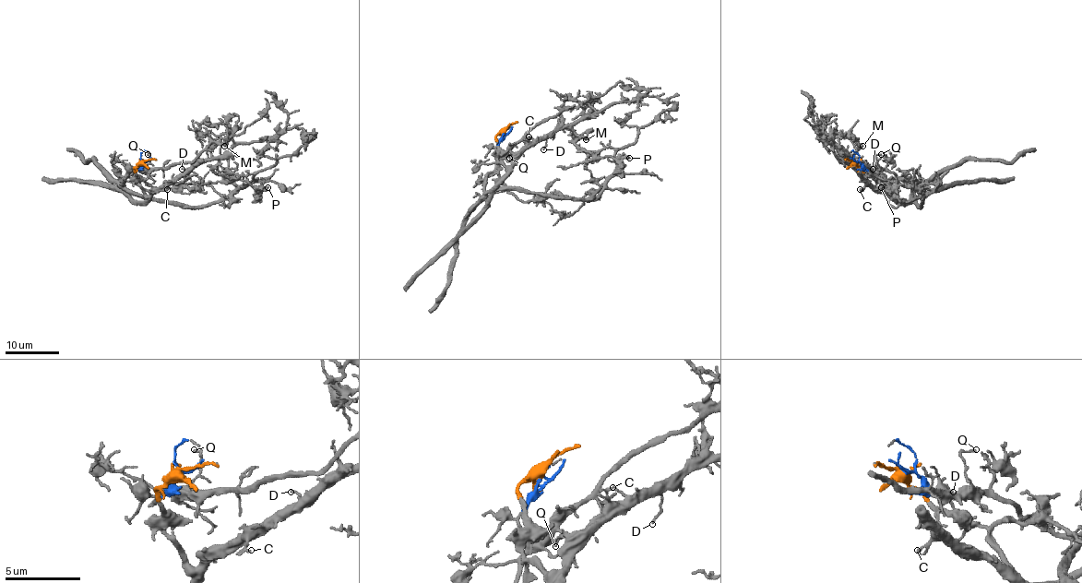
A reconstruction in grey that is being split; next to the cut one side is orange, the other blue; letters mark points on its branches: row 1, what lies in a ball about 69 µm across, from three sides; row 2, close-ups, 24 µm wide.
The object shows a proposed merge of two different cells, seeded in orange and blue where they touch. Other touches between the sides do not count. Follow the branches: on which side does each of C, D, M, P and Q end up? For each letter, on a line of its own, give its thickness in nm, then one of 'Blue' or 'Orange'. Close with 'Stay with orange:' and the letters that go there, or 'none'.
C: Thickness 120 nm. Orange
D: Thickness 120 nm. Orange
M: Thickness 180 nm. Orange
P: Thickness 360 nm. Orange
Q: Thickness 100 nm. Blue
Stay with orange: C, D, M, P

